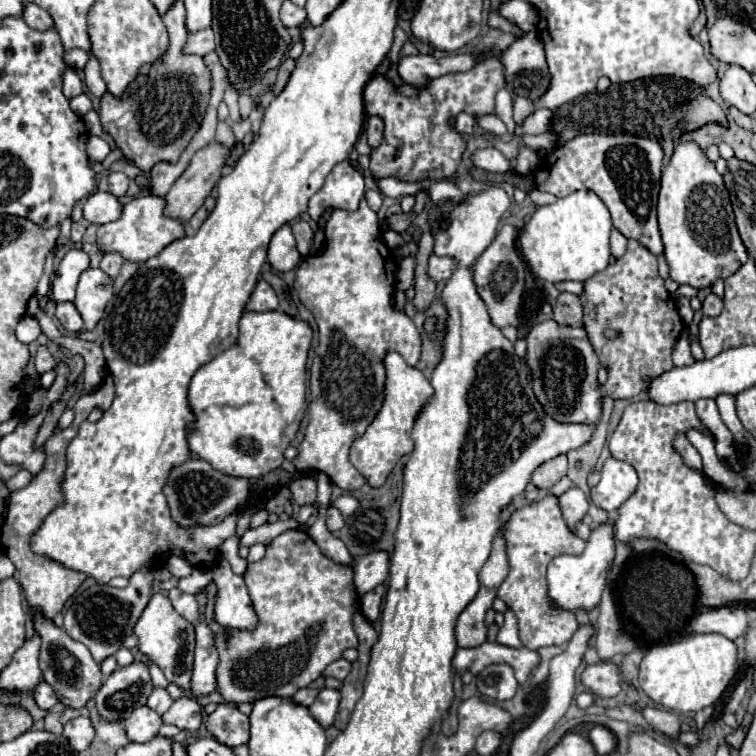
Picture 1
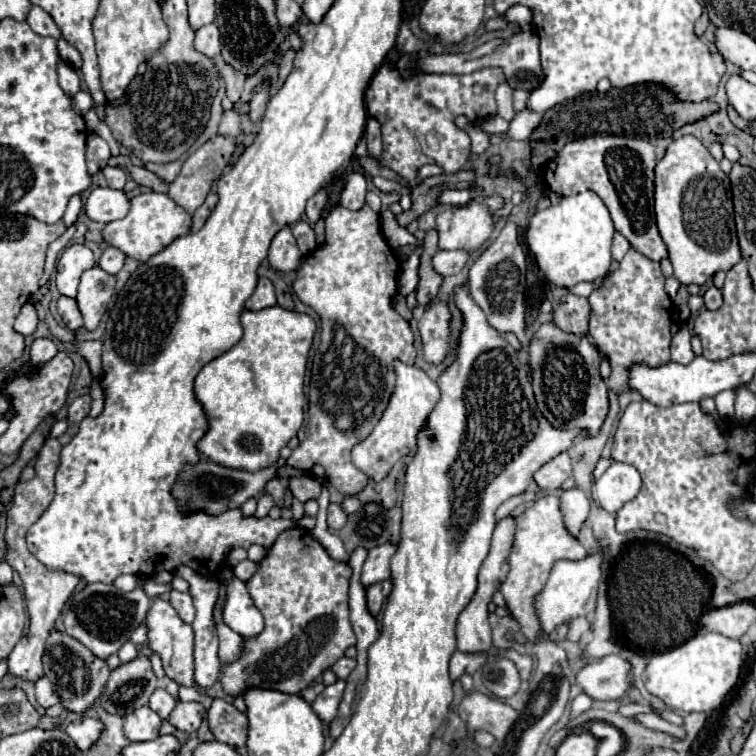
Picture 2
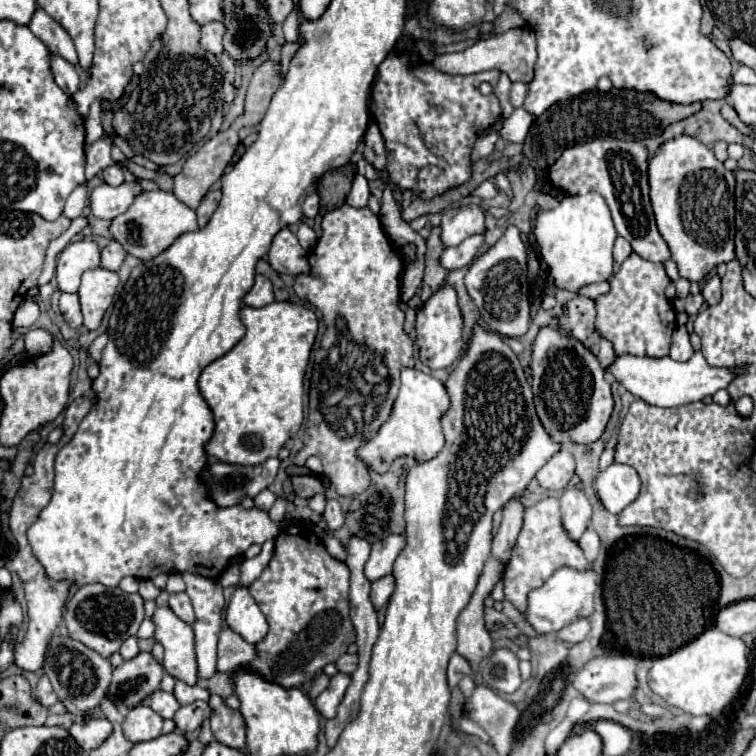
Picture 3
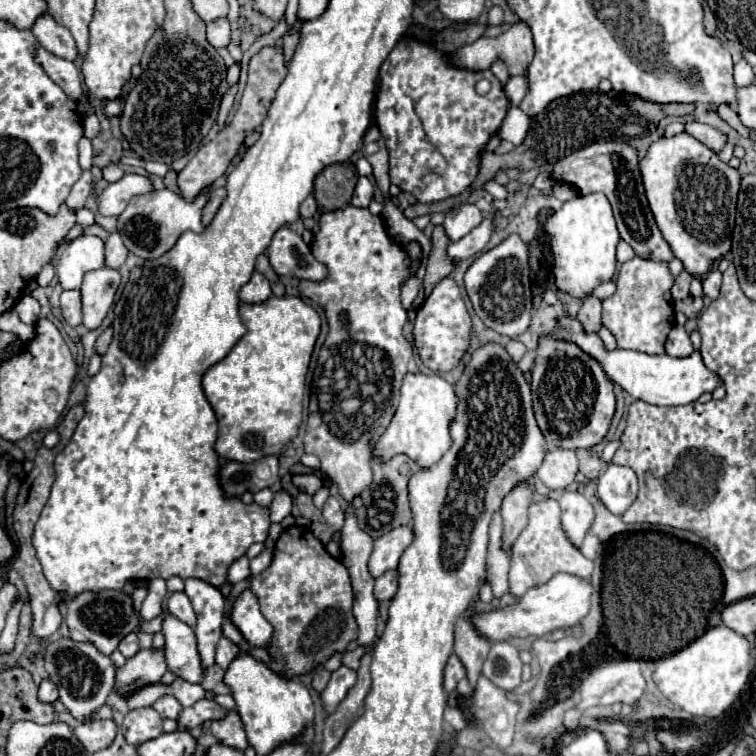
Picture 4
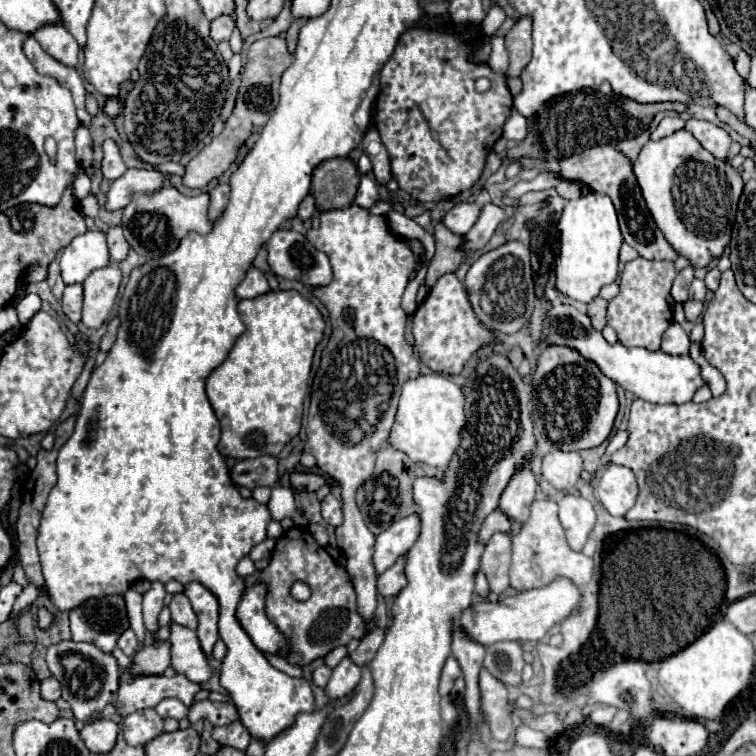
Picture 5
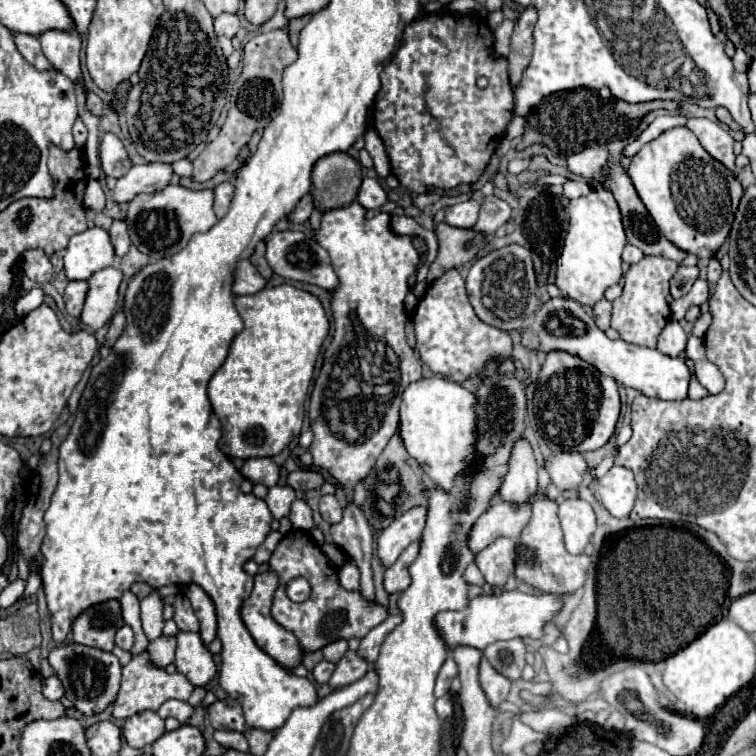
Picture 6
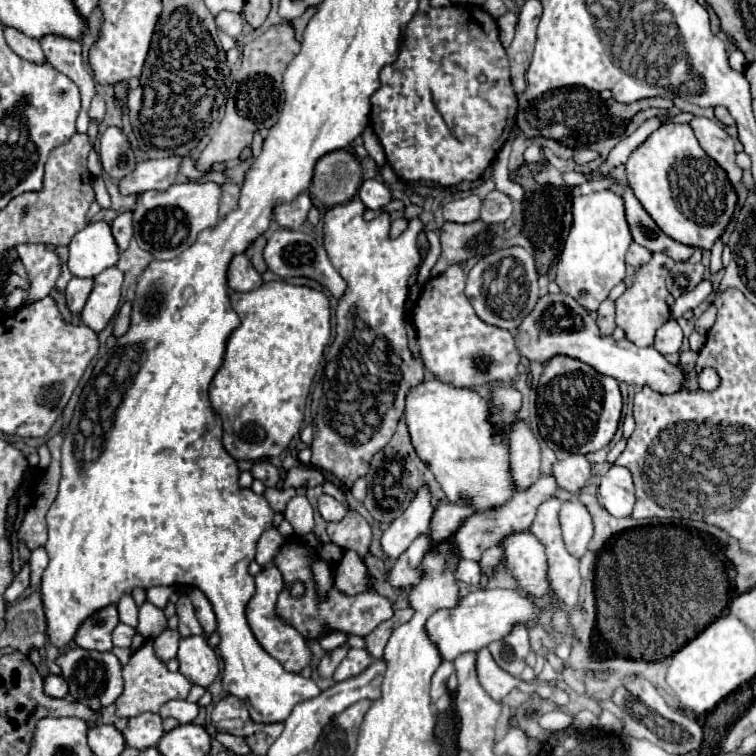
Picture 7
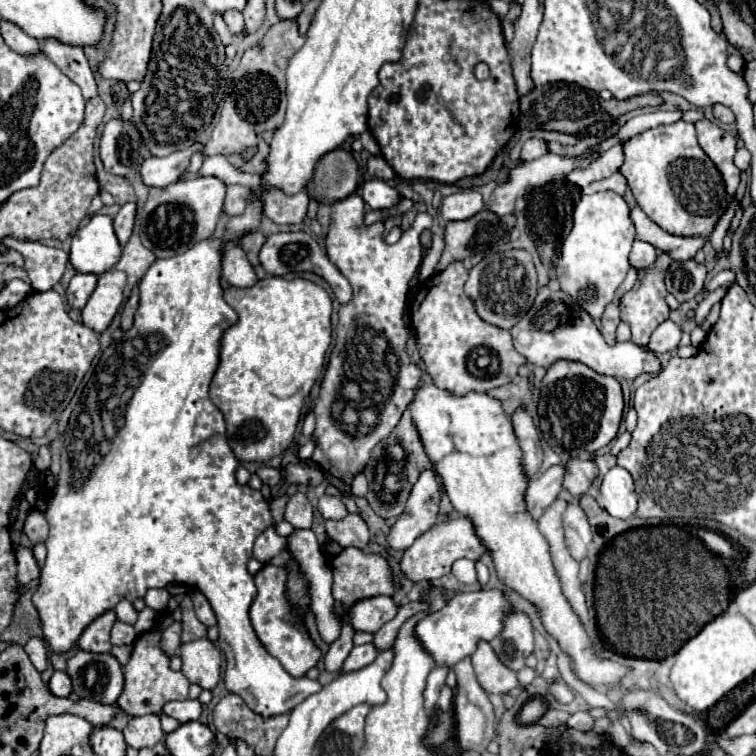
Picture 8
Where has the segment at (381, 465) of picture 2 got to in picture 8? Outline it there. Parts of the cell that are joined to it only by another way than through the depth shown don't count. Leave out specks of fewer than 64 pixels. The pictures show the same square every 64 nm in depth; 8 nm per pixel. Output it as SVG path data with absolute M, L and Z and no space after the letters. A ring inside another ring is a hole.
M422 384L410 404L410 414L414 420L414 428L418 430L418 436L422 440L424 452L430 458L436 474L440 476L442 486L444 486L454 510L468 516L474 522L480 540L490 550L490 556L496 564L500 580L508 588L516 590L518 594L522 594L526 600L530 600L532 604L536 604L540 608L546 632L552 634L558 640L560 648L572 658L574 670L584 682L588 682L592 686L618 684L618 680L628 672L628 668L622 664L610 662L610 660L600 662L592 654L586 630L582 628L578 616L568 606L568 600L564 598L564 594L560 590L560 582L556 578L552 558L548 554L548 542L544 542L544 536L536 530L536 520L526 512L522 496L528 486L528 478L524 478L524 470L520 470L520 448L516 446L516 436L514 436L510 418L504 414L500 402L486 394L480 394L480 392L468 392L464 396L454 396L452 392L442 390L436 384Z

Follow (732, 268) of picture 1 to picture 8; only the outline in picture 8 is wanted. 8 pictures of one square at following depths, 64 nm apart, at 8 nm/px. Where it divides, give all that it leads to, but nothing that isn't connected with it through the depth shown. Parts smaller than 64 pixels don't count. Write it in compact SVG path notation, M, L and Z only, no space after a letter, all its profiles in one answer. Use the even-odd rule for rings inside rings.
M680 120L650 128L628 140L624 156L626 162L620 172L648 218L674 236L710 238L720 216L728 210L730 196L726 194L722 174L698 146L694 124Z

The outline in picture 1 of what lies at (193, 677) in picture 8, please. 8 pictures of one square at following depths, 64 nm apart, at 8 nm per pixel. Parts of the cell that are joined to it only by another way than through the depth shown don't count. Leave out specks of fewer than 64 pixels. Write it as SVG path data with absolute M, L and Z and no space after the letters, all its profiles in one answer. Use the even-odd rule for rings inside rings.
M154 592L150 596L148 606L140 614L134 636L138 638L138 650L148 658L150 664L156 664L168 682L180 686L182 690L190 690L190 676L192 676L192 662L194 662L194 624L182 618L174 606L170 604L164 592Z

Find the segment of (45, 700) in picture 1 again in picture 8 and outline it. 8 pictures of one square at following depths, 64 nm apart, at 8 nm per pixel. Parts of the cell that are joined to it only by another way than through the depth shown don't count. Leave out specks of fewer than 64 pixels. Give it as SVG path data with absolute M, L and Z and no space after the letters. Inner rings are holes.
M54 672L52 678L50 678L50 682L48 682L48 688L50 688L50 692L56 694L56 696L68 696L68 694L72 692L72 682L70 682L68 674L64 674L64 672Z

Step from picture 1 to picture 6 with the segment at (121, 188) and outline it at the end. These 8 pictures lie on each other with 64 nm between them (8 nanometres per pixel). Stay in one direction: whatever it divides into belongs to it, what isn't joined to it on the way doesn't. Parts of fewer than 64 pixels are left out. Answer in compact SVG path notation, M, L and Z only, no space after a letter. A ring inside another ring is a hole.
M106 134L102 138L102 142L100 142L100 162L102 162L104 174L112 176L112 178L120 178L132 168L130 158L128 158L120 138L114 136L114 134Z

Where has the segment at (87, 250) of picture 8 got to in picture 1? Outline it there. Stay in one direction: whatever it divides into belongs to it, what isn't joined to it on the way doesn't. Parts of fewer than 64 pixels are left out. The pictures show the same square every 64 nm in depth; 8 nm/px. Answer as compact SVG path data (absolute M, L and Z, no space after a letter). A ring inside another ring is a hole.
M68 250L66 256L60 260L54 282L52 282L52 302L60 304L60 302L72 302L74 294L76 294L76 282L78 276L88 268L90 258L84 250Z

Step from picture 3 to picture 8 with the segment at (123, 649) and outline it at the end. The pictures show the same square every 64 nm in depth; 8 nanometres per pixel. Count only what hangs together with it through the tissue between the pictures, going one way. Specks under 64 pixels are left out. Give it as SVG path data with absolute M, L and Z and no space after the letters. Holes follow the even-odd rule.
M116 622L112 628L112 644L114 646L124 646L124 644L132 644L136 640L136 630L130 624L124 622Z

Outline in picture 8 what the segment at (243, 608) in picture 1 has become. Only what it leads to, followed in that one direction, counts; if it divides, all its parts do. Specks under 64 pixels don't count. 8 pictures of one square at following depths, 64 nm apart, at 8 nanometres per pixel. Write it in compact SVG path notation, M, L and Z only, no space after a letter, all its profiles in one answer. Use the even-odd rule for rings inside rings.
M266 564L256 576L256 588L258 594L250 606L250 622L256 630L258 640L262 642L262 646L280 660L280 664L284 666L284 670L292 676L304 676L318 660L320 660L320 650L314 646L314 642L308 636L308 630L298 624L296 612L292 610L292 606L288 604L288 600L284 598L284 584L286 584L286 570L276 568L272 564Z

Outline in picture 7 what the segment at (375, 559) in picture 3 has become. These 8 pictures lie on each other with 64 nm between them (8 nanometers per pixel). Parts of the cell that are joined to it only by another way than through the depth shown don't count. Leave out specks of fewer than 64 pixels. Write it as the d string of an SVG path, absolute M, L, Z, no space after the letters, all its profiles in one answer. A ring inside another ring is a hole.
M420 488L416 498L410 502L408 510L404 510L404 514L400 518L396 518L388 530L384 530L382 534L382 550L388 558L396 560L408 546L412 540L416 540L418 536L428 532L428 522L432 518L432 500L430 500L430 490L428 488Z

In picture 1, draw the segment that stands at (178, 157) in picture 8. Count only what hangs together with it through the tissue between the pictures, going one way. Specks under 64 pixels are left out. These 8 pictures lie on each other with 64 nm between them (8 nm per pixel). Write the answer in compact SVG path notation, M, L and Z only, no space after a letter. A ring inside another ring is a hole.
M94 192L84 204L84 218L90 224L108 224L120 218L120 210L122 204L116 196L112 196L110 192Z

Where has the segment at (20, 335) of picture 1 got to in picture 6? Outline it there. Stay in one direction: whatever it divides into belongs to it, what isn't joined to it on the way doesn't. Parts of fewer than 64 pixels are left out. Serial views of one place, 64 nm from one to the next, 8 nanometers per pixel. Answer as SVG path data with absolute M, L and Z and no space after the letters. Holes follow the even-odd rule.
M40 288L30 290L28 294L20 296L20 300L16 302L16 316L24 318L28 312L32 312L34 308L38 308L44 302L44 292Z

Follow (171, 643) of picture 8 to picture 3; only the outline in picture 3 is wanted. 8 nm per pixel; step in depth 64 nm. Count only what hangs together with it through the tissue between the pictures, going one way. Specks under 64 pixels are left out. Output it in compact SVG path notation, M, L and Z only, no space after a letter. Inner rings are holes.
M142 652L136 658L126 660L122 666L114 668L106 698L110 698L114 704L136 708L146 702L154 690L158 690L162 676L162 664L158 664L152 654Z

